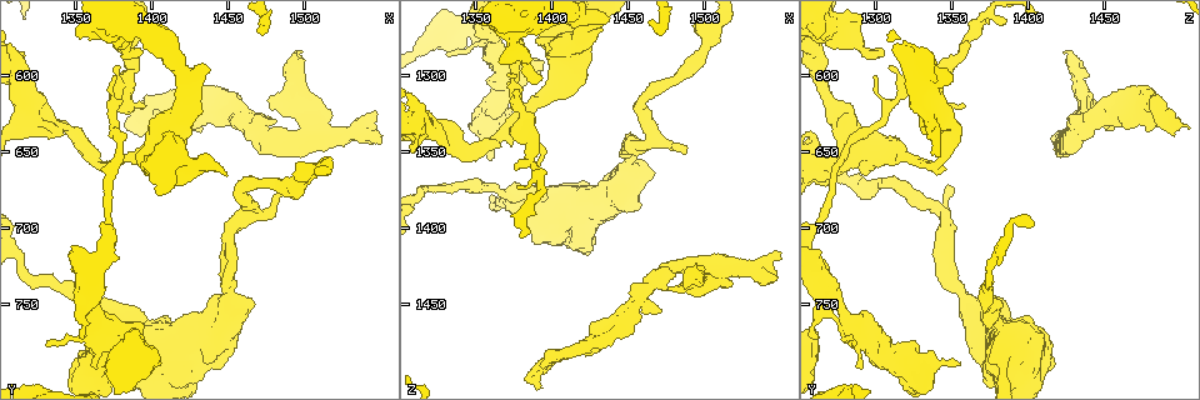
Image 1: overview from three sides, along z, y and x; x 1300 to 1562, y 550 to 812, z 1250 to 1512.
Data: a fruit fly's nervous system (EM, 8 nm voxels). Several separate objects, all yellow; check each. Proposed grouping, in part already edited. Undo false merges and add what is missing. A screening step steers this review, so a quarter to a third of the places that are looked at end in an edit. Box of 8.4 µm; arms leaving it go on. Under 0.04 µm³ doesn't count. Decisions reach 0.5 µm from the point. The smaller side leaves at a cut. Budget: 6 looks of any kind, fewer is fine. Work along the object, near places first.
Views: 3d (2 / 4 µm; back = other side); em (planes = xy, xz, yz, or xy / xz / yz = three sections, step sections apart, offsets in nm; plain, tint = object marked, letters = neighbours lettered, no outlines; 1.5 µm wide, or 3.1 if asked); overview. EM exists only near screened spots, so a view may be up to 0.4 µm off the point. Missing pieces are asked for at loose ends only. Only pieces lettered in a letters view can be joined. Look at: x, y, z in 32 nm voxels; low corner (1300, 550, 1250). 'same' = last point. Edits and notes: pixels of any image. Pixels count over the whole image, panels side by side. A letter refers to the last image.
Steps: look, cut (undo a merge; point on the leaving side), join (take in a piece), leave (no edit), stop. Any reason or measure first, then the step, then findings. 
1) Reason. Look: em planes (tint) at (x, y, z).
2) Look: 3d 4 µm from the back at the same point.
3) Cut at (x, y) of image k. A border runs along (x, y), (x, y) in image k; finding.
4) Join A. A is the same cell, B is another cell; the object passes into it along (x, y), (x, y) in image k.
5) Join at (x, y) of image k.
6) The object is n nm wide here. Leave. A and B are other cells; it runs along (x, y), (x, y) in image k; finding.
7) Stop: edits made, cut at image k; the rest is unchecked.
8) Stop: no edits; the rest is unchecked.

Free end. Look: 3d 4 µm at (1458, 616, 1458).

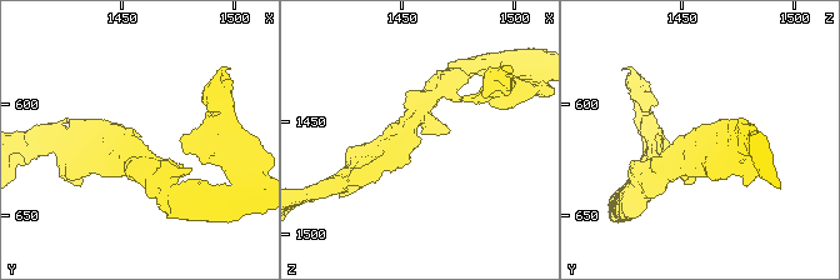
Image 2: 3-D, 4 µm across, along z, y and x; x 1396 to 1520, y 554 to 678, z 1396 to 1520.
Look: em planes (plain) at (1457, 616, 1457).

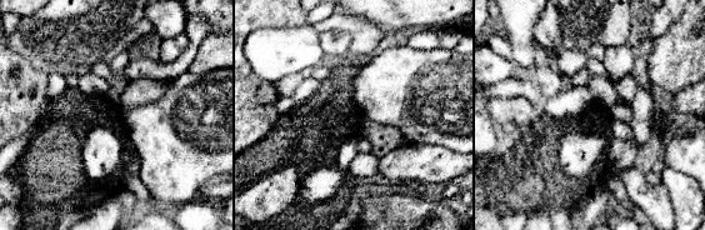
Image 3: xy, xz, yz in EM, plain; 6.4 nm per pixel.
See the neighbours. Look: em planes (letters) at the same point.

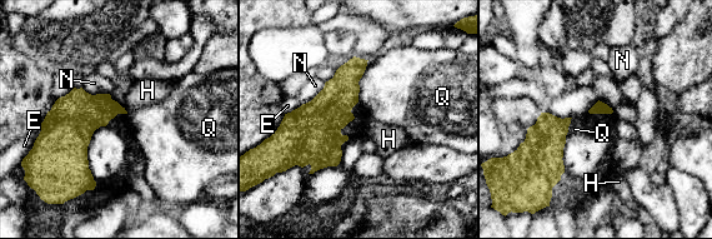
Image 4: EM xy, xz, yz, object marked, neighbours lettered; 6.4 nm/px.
Leave. E, H, N and Q are other cells; a border runs along (572, 118), (565, 139) in image 4; none of them fits.

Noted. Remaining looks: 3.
A fork. Look: 3d 4 µm at (1382, 604, 1334).

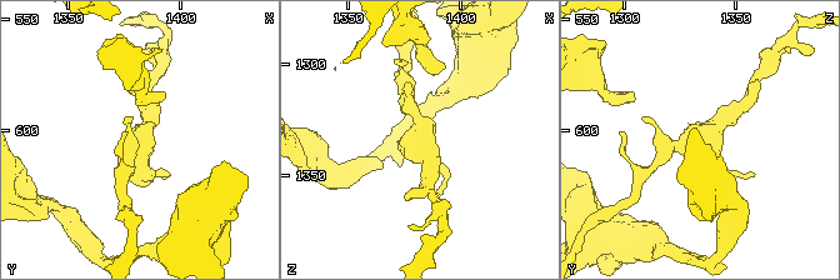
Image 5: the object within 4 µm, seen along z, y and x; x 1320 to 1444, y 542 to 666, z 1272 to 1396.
Look: em planes (tint) at (1383, 606, 1332).

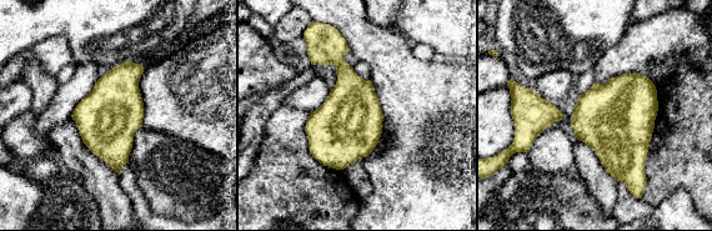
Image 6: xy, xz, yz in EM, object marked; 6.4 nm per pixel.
See the neighbours. Look: em planes (letters) at the same point.

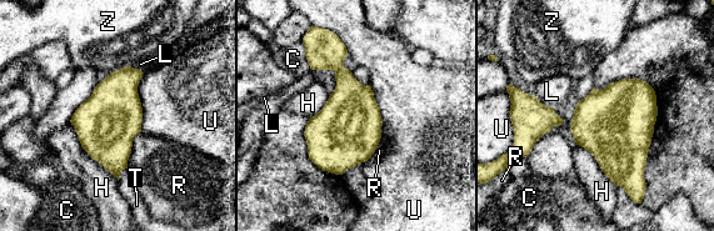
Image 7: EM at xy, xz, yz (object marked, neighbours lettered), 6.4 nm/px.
The longest contact is with H, 500 nm. Leave. C, H, L, R, T, U and Z are other cells; a border runs along (144, 73), (138, 86), (140, 131) in image 7; continuous, no second neuron.

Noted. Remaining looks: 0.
Stop: no edits; the rest is unchecked.

